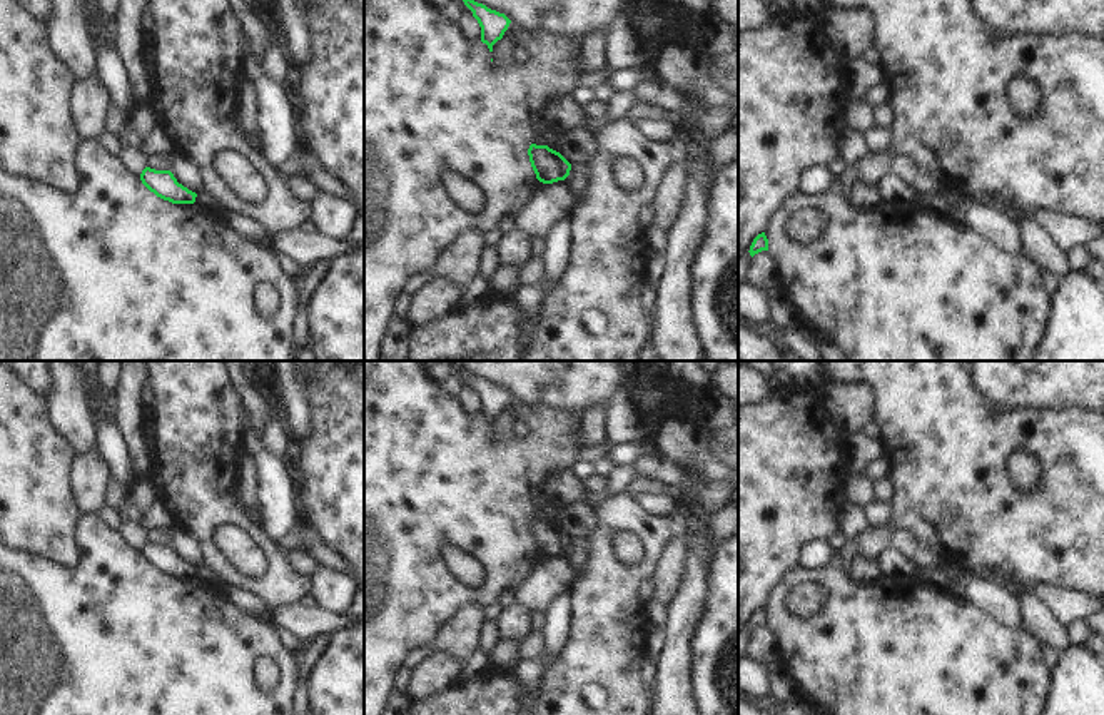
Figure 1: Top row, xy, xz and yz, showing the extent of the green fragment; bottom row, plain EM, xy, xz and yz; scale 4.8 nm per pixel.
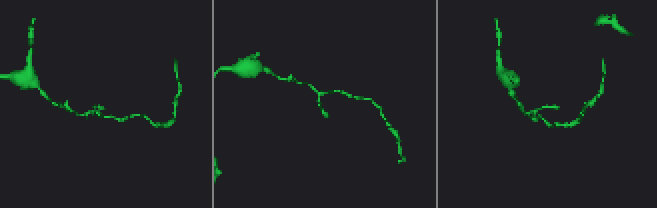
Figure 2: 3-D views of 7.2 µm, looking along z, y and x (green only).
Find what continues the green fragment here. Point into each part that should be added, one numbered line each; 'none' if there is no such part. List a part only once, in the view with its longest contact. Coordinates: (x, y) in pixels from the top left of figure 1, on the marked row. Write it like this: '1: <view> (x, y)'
none

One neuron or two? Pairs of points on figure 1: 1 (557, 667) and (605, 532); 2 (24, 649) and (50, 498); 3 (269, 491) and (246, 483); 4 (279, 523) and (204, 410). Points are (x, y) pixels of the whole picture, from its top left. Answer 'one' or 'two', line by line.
1: one
2: two
3: two
4: two

